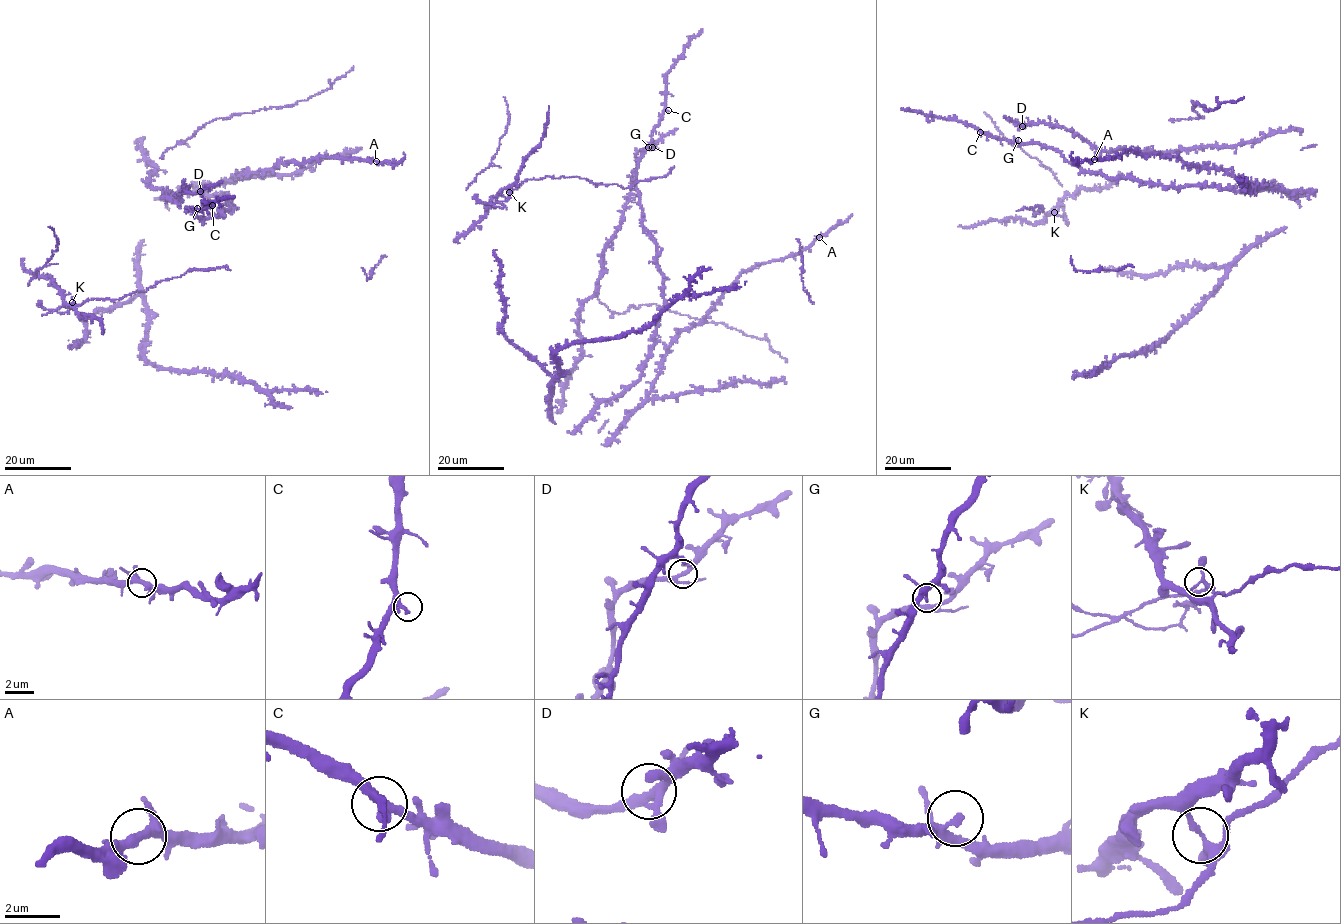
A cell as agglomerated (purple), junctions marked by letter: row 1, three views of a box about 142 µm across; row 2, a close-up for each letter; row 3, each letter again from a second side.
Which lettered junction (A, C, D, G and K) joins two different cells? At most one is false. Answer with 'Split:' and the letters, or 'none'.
Split: K

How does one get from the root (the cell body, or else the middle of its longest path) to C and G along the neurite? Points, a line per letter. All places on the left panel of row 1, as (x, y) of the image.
C: (228, 197), (233, 208), (202, 221), (189, 209), (200, 211), (212, 205)
G: (228, 197), (233, 208), (221, 211), (219, 216), (202, 221), (189, 209), (193, 212), (197, 208)

